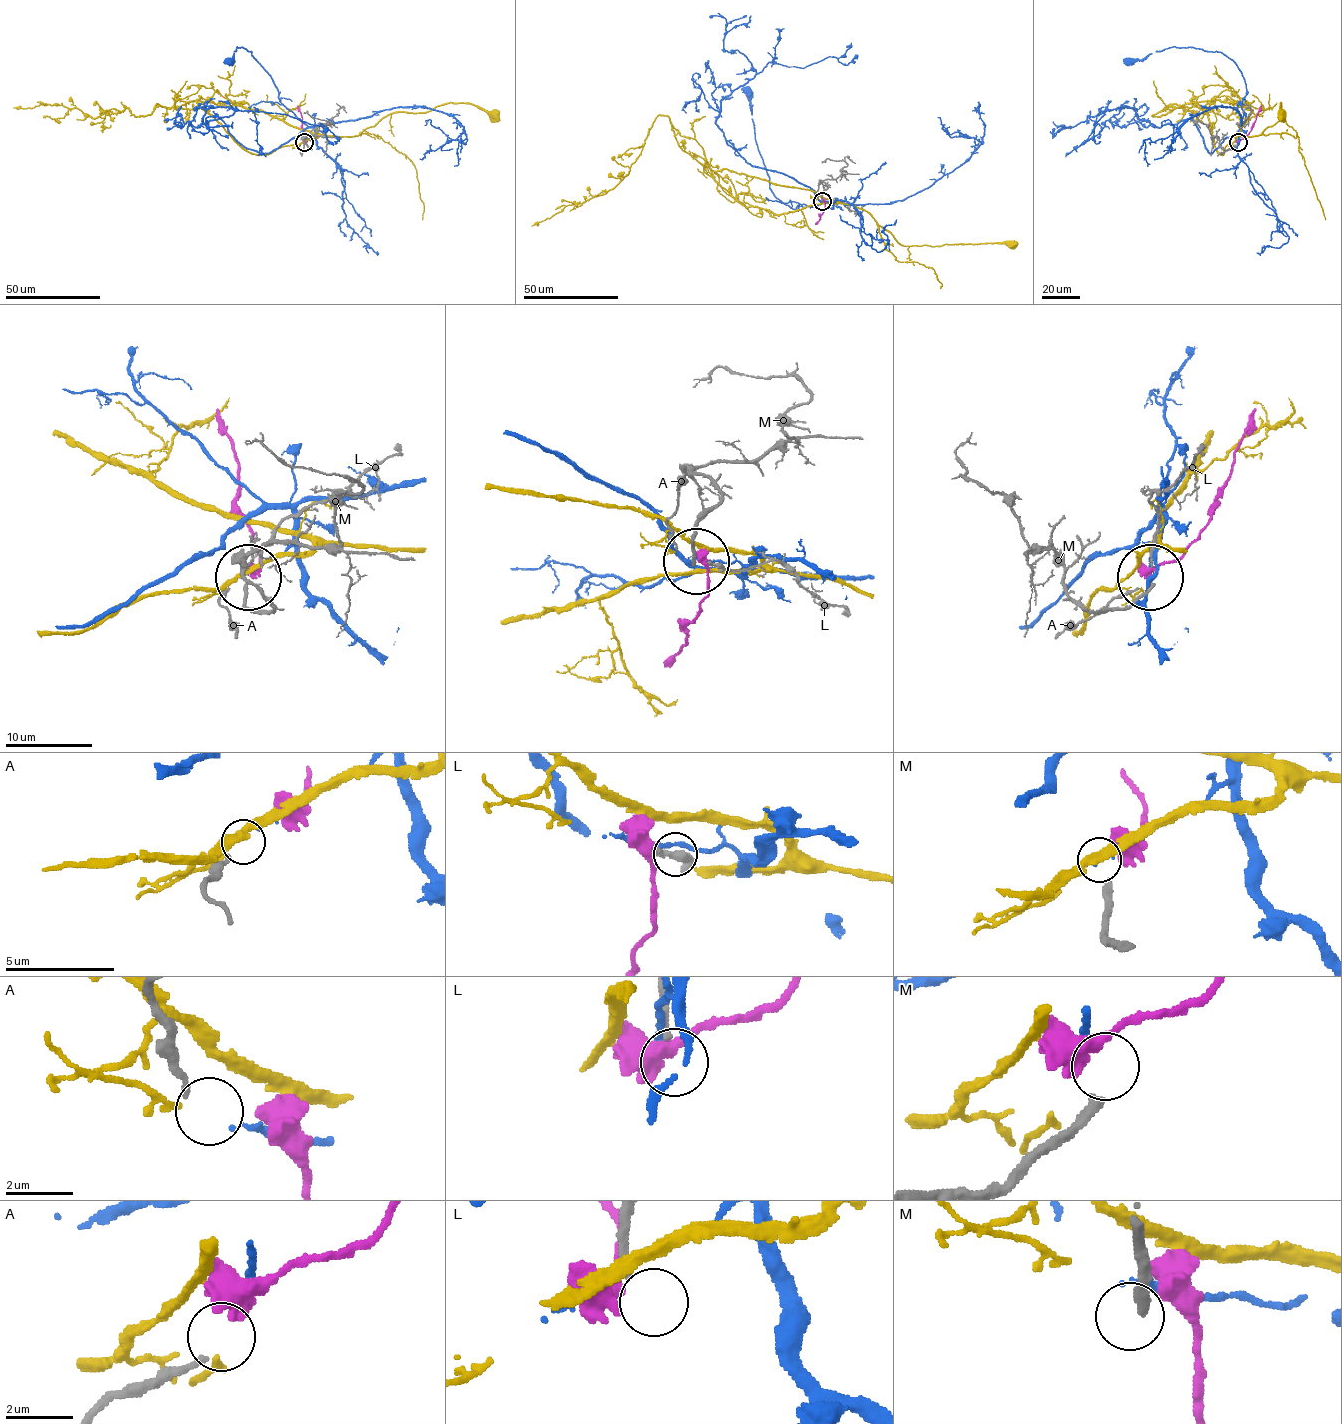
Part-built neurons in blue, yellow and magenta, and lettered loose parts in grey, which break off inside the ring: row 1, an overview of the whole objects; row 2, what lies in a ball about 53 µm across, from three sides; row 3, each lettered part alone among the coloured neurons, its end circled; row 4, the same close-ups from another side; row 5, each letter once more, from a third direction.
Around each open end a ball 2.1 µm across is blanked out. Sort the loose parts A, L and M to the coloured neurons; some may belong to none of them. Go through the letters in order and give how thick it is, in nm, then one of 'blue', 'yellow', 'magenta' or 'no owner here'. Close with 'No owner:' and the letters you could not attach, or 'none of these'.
A: 180 nm | blue
L: 200 nm | no owner here
M: 360 nm | no owner here
No owner: L, M

